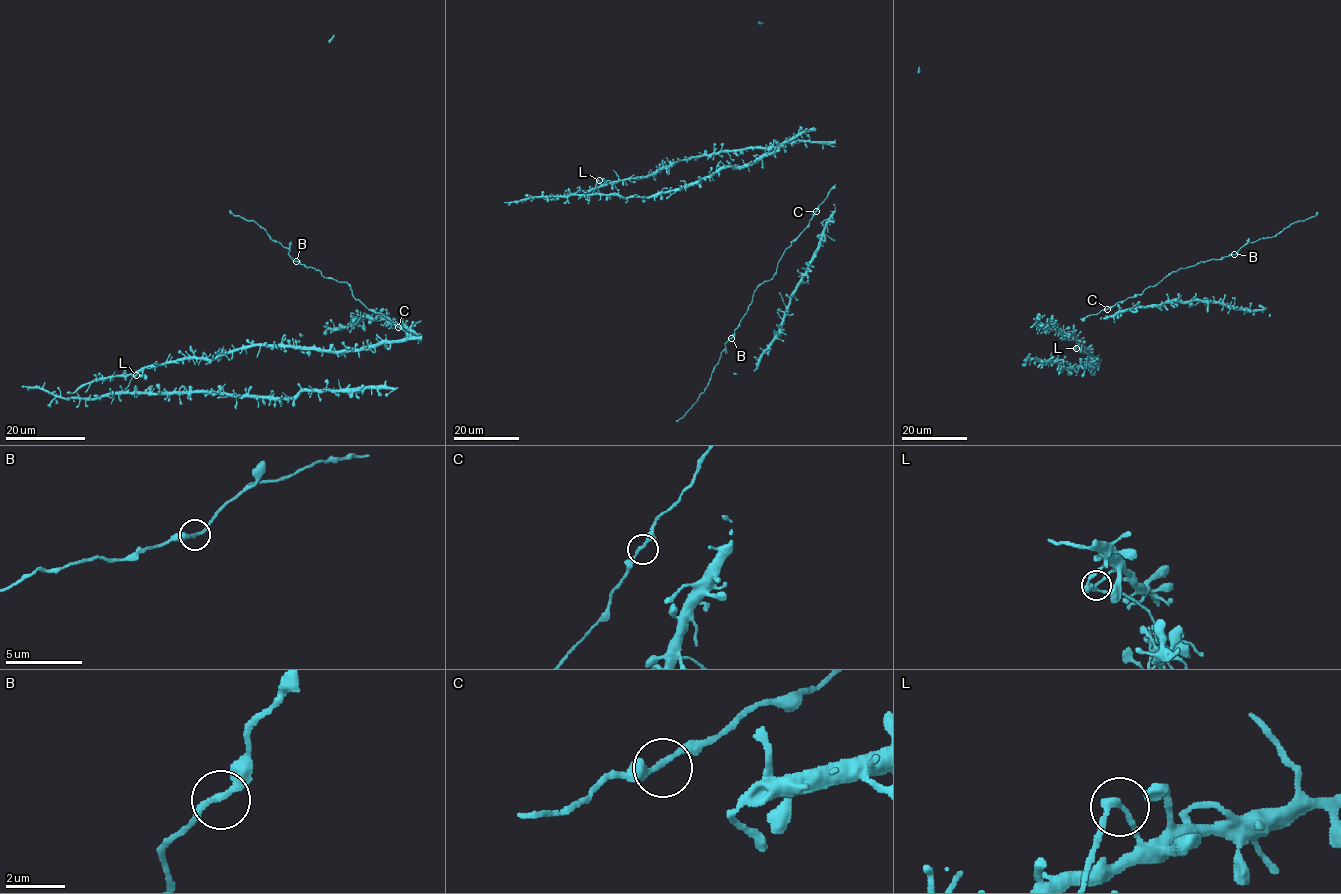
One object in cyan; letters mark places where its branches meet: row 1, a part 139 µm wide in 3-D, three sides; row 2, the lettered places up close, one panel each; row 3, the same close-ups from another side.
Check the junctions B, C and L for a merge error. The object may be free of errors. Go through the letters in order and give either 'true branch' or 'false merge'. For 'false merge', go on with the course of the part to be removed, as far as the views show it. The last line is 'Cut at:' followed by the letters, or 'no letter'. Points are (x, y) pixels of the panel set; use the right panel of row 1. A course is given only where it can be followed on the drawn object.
B: true branch
C: true branch
L: false merge; foreign part runs (1076, 349), (1099, 363)
Cut at: L

